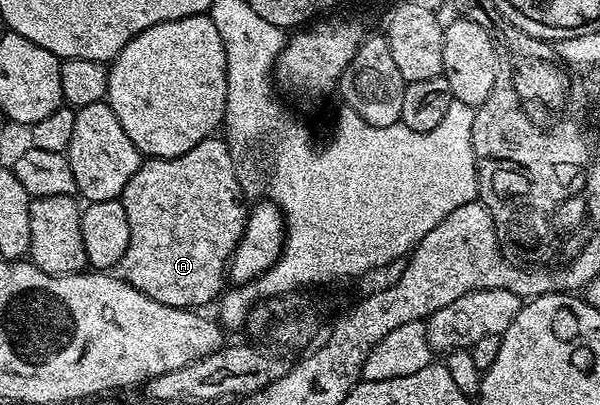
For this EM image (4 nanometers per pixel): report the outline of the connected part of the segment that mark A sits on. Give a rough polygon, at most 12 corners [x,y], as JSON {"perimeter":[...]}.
{"perimeter":[[225,140],[143,160],[122,280],[217,302],[248,212]]}

